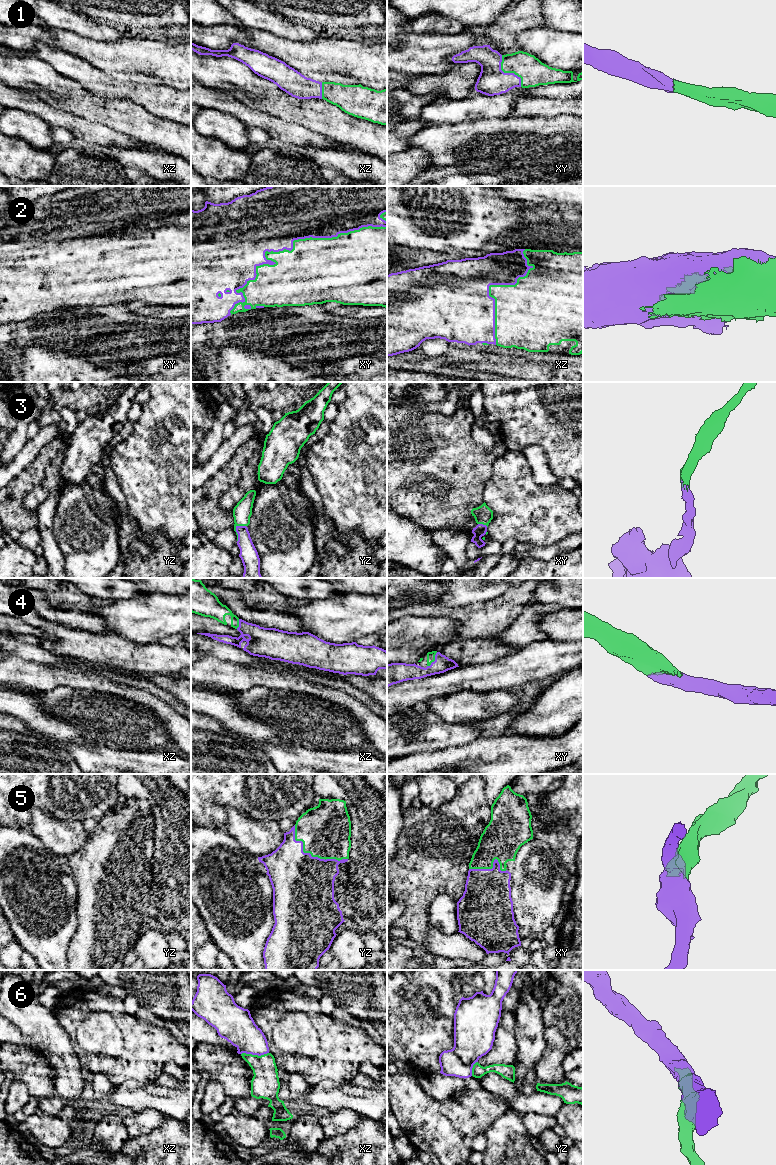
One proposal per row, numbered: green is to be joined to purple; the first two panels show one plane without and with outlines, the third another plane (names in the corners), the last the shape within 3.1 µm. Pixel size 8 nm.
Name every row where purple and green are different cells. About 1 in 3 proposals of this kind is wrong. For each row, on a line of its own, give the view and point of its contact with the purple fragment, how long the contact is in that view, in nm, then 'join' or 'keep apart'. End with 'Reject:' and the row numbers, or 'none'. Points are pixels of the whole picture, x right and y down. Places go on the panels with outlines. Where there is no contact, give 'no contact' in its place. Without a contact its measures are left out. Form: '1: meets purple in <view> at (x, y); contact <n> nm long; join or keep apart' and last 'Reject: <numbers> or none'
1: meets purple in xy at (508, 73); contact 300 nm long; join
2: meets purple in xy at (282, 250); contact 1450 nm long; join
3: meets purple in yz at (236, 530); contact 150 nm long; join
4: meets purple in xy at (435, 660); contact 150 nm long; join
5: meets purple in yz at (310, 854); contact 500 nm long; join
6: meets purple in xz at (254, 1054); contact 220 nm long; join
Reject: none

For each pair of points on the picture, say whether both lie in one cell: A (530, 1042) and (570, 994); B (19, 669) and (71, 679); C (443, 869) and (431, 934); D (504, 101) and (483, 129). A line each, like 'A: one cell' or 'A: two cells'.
A: two cells
B: one cell
C: two cells
D: two cells

